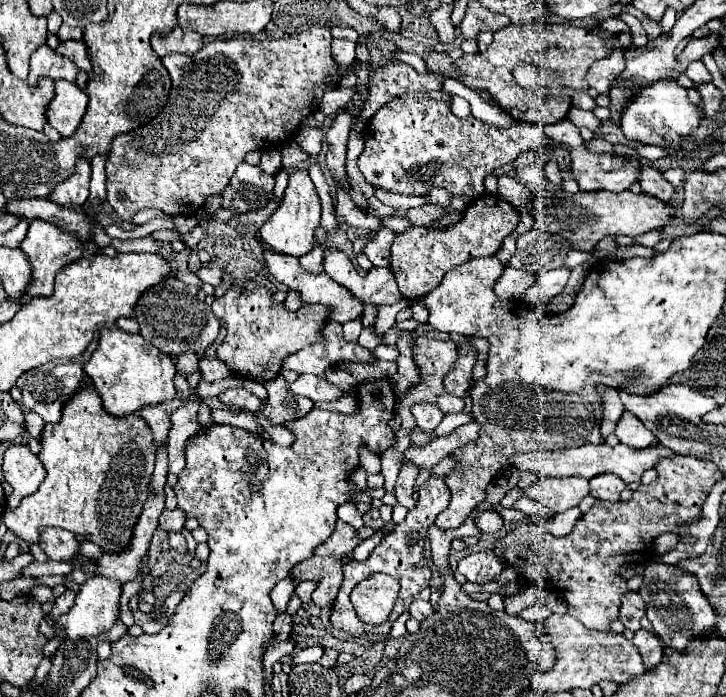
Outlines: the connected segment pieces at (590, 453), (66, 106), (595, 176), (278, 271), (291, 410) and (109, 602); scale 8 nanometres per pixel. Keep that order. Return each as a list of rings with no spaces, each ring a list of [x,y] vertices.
[[[584,444],[580,448],[570,448],[570,450],[554,450],[554,452],[526,452],[526,454],[514,454],[510,456],[510,466],[522,470],[522,472],[530,472],[536,474],[538,478],[566,478],[566,476],[580,476],[580,478],[594,478],[598,474],[606,474],[612,472],[616,476],[620,476],[624,482],[638,482],[642,478],[642,474],[648,468],[654,468],[656,458],[662,456],[674,456],[674,452],[670,448],[664,448],[660,444],[652,446],[650,450],[634,450],[628,448],[626,444],[618,444],[618,446],[608,446],[608,444]]]
[[[56,80],[56,96],[48,106],[48,122],[56,128],[62,138],[68,138],[76,132],[86,112],[88,94],[72,82]]]
[[[564,118],[560,124],[554,124],[554,126],[546,126],[544,128],[546,134],[556,142],[556,134],[558,134],[558,142],[564,142],[568,144],[572,150],[570,150],[570,156],[572,156],[572,174],[574,174],[574,180],[578,182],[580,190],[582,192],[596,192],[596,190],[608,190],[608,192],[624,192],[628,190],[636,180],[638,180],[638,170],[640,170],[640,164],[636,160],[630,160],[630,158],[622,158],[622,156],[612,156],[612,154],[592,154],[584,144],[582,144],[582,138],[578,134],[578,128],[568,120]]]
[[[264,252],[264,258],[266,258],[270,274],[278,282],[286,284],[290,290],[296,290],[300,294],[300,300],[304,304],[322,304],[322,306],[328,306],[328,310],[330,310],[328,312],[328,320],[344,324],[344,322],[356,320],[358,316],[364,314],[364,304],[360,300],[352,298],[350,292],[344,286],[340,286],[338,282],[334,282],[326,272],[322,272],[322,274],[308,274],[308,272],[304,272],[300,268],[298,258],[292,258],[292,256],[272,256],[272,252]]]
[[[276,376],[264,386],[268,390],[268,404],[262,410],[262,416],[276,426],[286,426],[288,422],[294,422],[306,416],[314,408],[312,400],[290,392],[288,388],[290,384],[286,382],[284,376]]]
[[[94,576],[94,578],[86,580],[80,586],[80,590],[76,594],[76,602],[70,608],[70,612],[62,616],[60,628],[66,630],[68,638],[100,636],[100,632],[106,632],[120,618],[120,596],[122,596],[122,584],[114,578]]]

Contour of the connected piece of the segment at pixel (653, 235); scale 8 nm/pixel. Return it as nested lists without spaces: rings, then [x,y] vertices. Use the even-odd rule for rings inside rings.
[[[646,232],[644,236],[634,238],[634,244],[638,244],[638,246],[646,246],[646,248],[652,248],[652,246],[658,244],[658,240],[660,240],[660,232]]]

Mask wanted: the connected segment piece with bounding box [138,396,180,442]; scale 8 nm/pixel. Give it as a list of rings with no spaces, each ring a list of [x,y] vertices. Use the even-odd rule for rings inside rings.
[[[176,396],[174,400],[170,400],[168,404],[160,404],[158,408],[142,408],[138,414],[148,422],[148,426],[154,432],[154,442],[156,440],[166,440],[168,438],[168,430],[172,426],[170,422],[170,414],[174,410],[180,408],[180,398]]]

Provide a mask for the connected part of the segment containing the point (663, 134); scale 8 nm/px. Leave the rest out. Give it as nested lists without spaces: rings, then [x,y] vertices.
[[[658,80],[652,82],[648,88],[642,88],[628,104],[628,110],[624,108],[620,128],[628,140],[662,146],[666,148],[668,156],[674,156],[678,150],[682,150],[684,140],[700,126],[702,118],[704,114],[700,112],[700,108],[688,100],[686,88],[682,88],[674,80]]]

